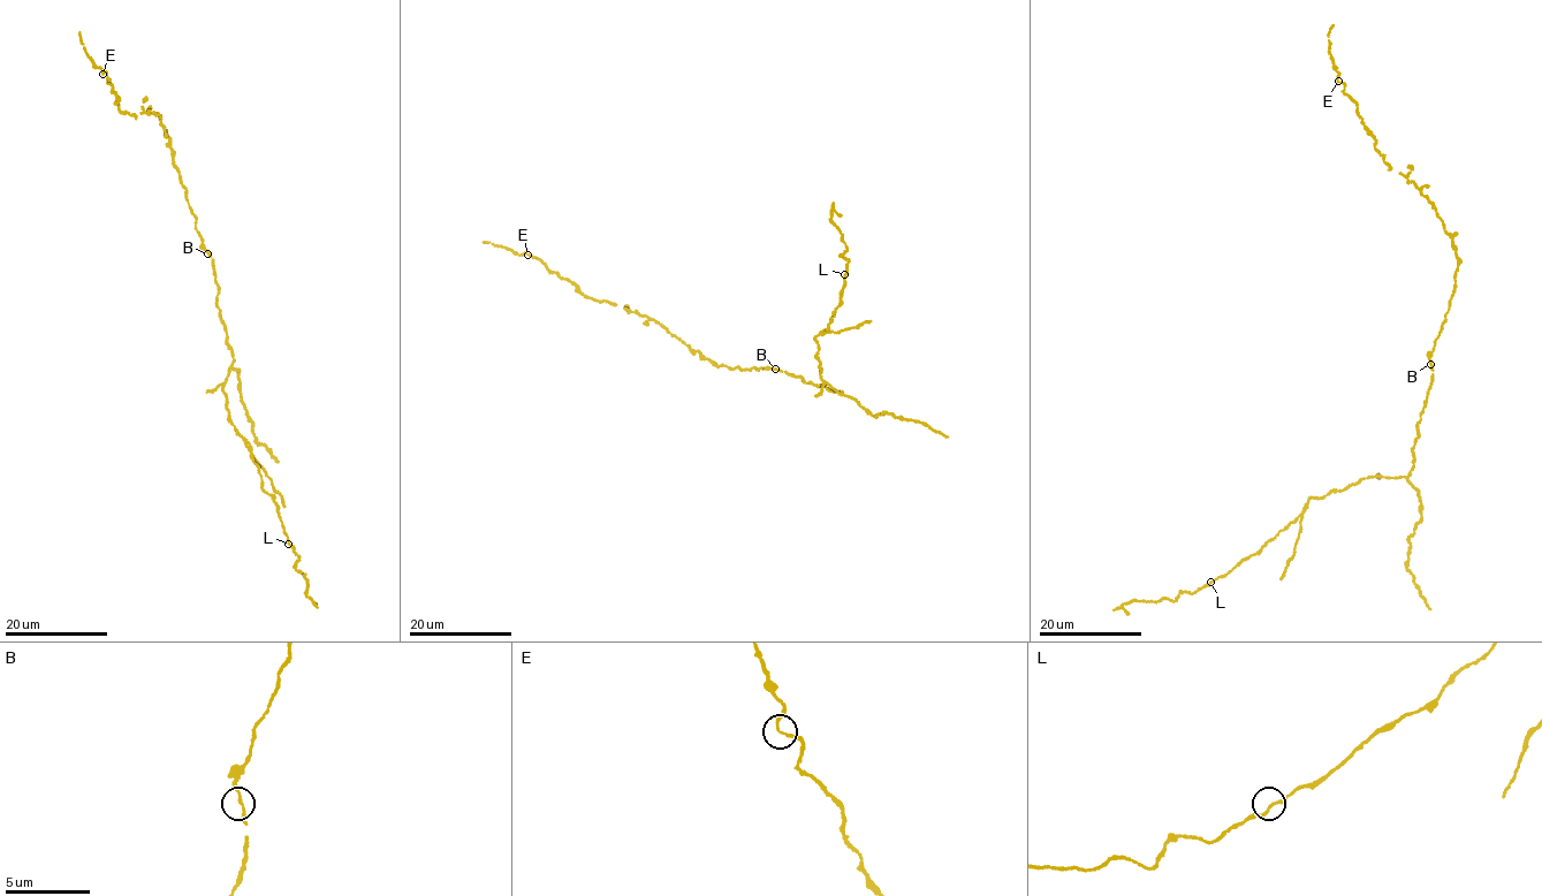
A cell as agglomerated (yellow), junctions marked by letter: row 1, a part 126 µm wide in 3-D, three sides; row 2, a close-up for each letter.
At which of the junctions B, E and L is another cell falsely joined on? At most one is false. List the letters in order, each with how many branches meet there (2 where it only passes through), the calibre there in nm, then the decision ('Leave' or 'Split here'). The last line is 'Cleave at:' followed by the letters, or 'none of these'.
B: Branches: 2. Thickness 140 nm. Leave
E: Branches: 2. Thickness 140 nm. Leave
L: Branches: 2. Thickness 140 nm. Leave
Cleave at: none of these

